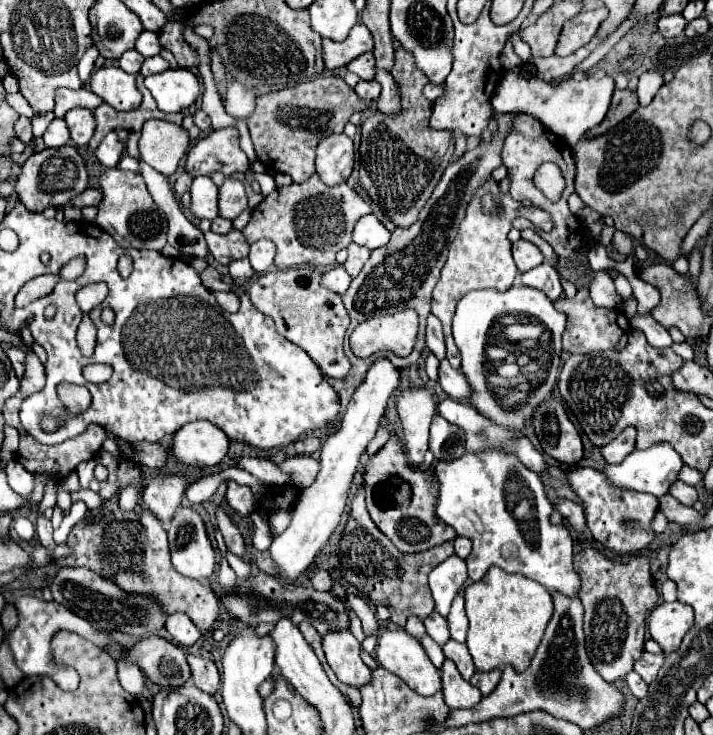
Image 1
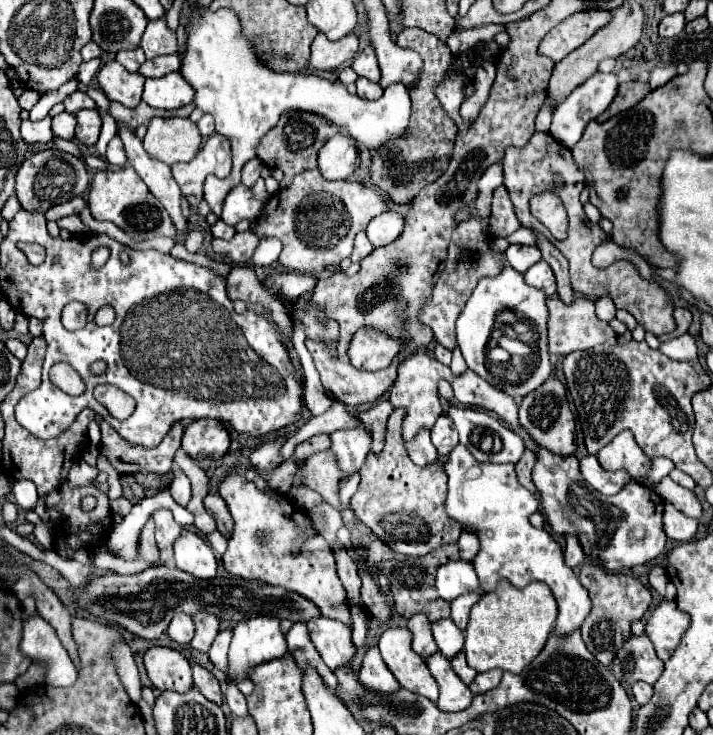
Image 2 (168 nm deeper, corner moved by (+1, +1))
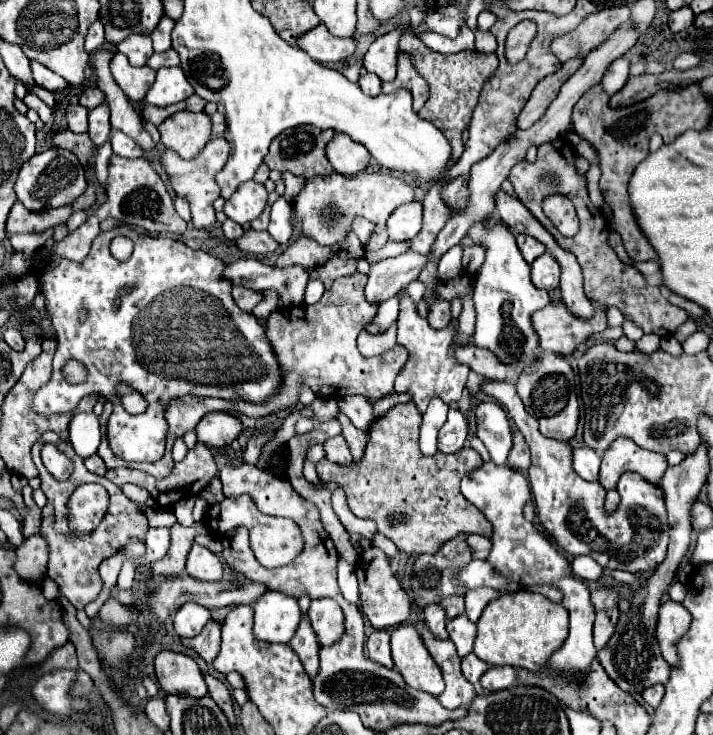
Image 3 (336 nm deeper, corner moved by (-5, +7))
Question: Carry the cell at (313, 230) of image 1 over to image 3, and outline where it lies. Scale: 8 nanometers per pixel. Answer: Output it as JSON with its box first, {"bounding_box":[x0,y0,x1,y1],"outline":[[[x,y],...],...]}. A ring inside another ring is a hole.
{"bounding_box":[292,172,414,246],"outline":[[[360,172],[354,176],[332,174],[330,178],[308,178],[306,188],[298,194],[298,200],[292,204],[294,216],[298,214],[302,232],[314,238],[322,246],[332,246],[344,240],[356,216],[364,216],[374,224],[386,224],[388,216],[402,204],[414,200],[414,188],[394,178],[392,174]]]}

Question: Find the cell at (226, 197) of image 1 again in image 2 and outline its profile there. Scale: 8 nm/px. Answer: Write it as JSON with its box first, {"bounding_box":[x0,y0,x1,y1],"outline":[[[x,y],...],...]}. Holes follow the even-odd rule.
{"bounding_box":[220,184,264,226],"outline":[[[238,184],[238,186],[234,186],[228,192],[228,196],[224,200],[224,208],[222,208],[222,216],[220,218],[226,224],[234,226],[236,222],[240,222],[244,218],[248,218],[248,220],[258,218],[262,206],[264,204],[254,198],[254,194],[252,194],[250,188],[246,188],[244,184]]]}

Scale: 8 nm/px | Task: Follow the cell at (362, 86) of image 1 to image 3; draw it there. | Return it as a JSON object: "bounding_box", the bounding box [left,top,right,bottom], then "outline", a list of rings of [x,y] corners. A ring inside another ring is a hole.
{"bounding_box":[360,74,382,96],"outline":[[[364,74],[362,78],[360,78],[360,88],[362,88],[362,92],[364,94],[368,94],[368,96],[376,96],[376,94],[380,94],[380,86],[382,86],[382,82],[380,82],[380,78],[376,76],[376,74]]]}

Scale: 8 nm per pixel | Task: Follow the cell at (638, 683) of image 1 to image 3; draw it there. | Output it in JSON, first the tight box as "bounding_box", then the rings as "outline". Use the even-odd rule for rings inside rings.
{"bounding_box":[642,684,664,708],"outline":[[[662,684],[650,686],[650,688],[646,688],[646,690],[642,692],[642,698],[644,698],[644,702],[646,702],[648,706],[652,706],[652,708],[658,708],[658,706],[660,706],[660,702],[662,702],[662,696],[664,696],[664,686],[662,686]]]}

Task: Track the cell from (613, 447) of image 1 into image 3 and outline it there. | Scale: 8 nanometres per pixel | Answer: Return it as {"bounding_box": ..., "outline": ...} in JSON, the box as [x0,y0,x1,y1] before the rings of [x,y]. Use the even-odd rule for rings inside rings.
{"bounding_box":[598,440,666,490],"outline":[[[616,440],[612,448],[602,456],[602,466],[600,466],[600,476],[598,482],[606,488],[612,490],[618,484],[618,478],[624,472],[638,472],[642,478],[646,478],[652,484],[660,482],[660,476],[666,472],[666,456],[658,452],[648,452],[630,440]]]}

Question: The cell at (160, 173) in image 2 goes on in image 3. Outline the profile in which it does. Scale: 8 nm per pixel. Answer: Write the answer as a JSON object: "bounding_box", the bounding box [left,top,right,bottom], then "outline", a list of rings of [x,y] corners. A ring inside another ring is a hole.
{"bounding_box":[90,50,156,156],"outline":[[[96,50],[90,54],[90,64],[96,76],[96,86],[104,92],[106,102],[112,110],[112,128],[128,134],[132,140],[136,140],[136,144],[144,146],[146,156],[150,156],[156,144],[152,142],[150,134],[144,130],[144,120],[142,120],[140,110],[126,98],[126,94],[118,88],[118,84],[112,78],[110,68],[108,68],[112,56],[114,56],[114,50]]]}

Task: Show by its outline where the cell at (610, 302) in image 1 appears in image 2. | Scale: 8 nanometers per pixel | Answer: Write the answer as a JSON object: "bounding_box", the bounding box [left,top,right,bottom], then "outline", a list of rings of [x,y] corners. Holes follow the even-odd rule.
{"bounding_box":[594,294,616,322],"outline":[[[608,294],[602,296],[602,298],[598,298],[598,300],[594,300],[594,304],[596,304],[596,316],[598,316],[600,320],[610,322],[610,320],[616,316],[616,306],[614,306],[614,302],[610,300]]]}

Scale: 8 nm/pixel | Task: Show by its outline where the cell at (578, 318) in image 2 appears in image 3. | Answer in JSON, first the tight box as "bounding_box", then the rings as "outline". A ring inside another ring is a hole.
{"bounding_box":[532,304,606,356],"outline":[[[548,304],[532,314],[532,328],[542,350],[568,356],[578,344],[586,342],[590,334],[606,330],[606,312],[604,308],[596,308],[596,316],[584,324],[582,320],[576,320],[576,316],[570,316],[564,304]]]}

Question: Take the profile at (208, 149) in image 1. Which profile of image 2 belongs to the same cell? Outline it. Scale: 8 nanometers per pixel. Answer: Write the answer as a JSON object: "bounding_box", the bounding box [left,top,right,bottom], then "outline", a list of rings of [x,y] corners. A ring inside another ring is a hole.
{"bounding_box":[172,134,232,204],"outline":[[[212,134],[198,150],[194,160],[172,166],[174,180],[178,182],[182,194],[188,198],[190,204],[200,202],[202,184],[208,174],[228,176],[230,170],[232,170],[230,140],[224,138],[222,134]]]}

